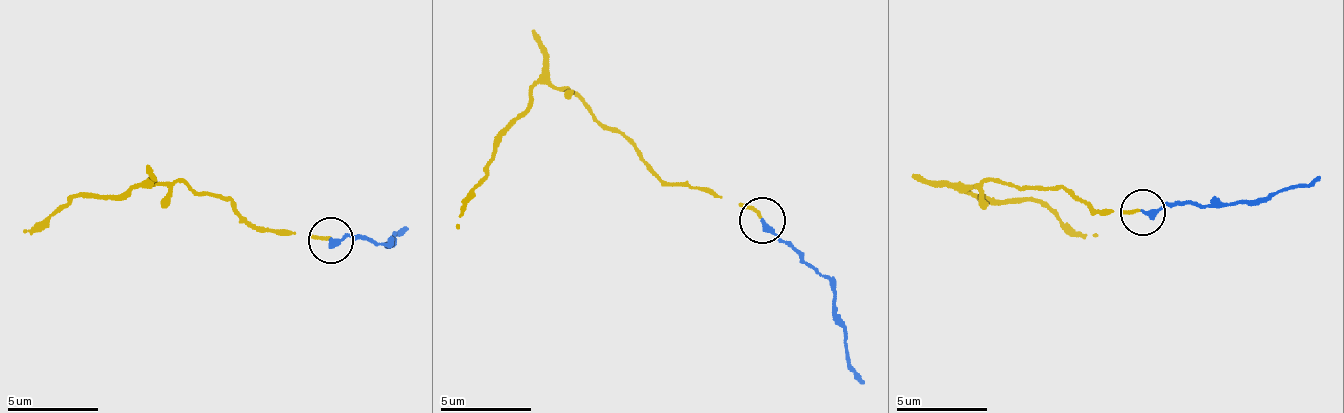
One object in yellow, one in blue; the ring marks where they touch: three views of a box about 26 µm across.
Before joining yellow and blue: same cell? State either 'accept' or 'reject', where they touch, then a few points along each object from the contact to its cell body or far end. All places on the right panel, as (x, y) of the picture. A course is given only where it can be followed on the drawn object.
accept; place (1142, 212); course yellow (1141, 211), (1093, 209), (1057, 188), (1023, 191), (992, 179), (966, 187), (1049, 203), (1075, 233), (1096, 234); course blue (1141, 211), (1254, 201), (1318, 177)

